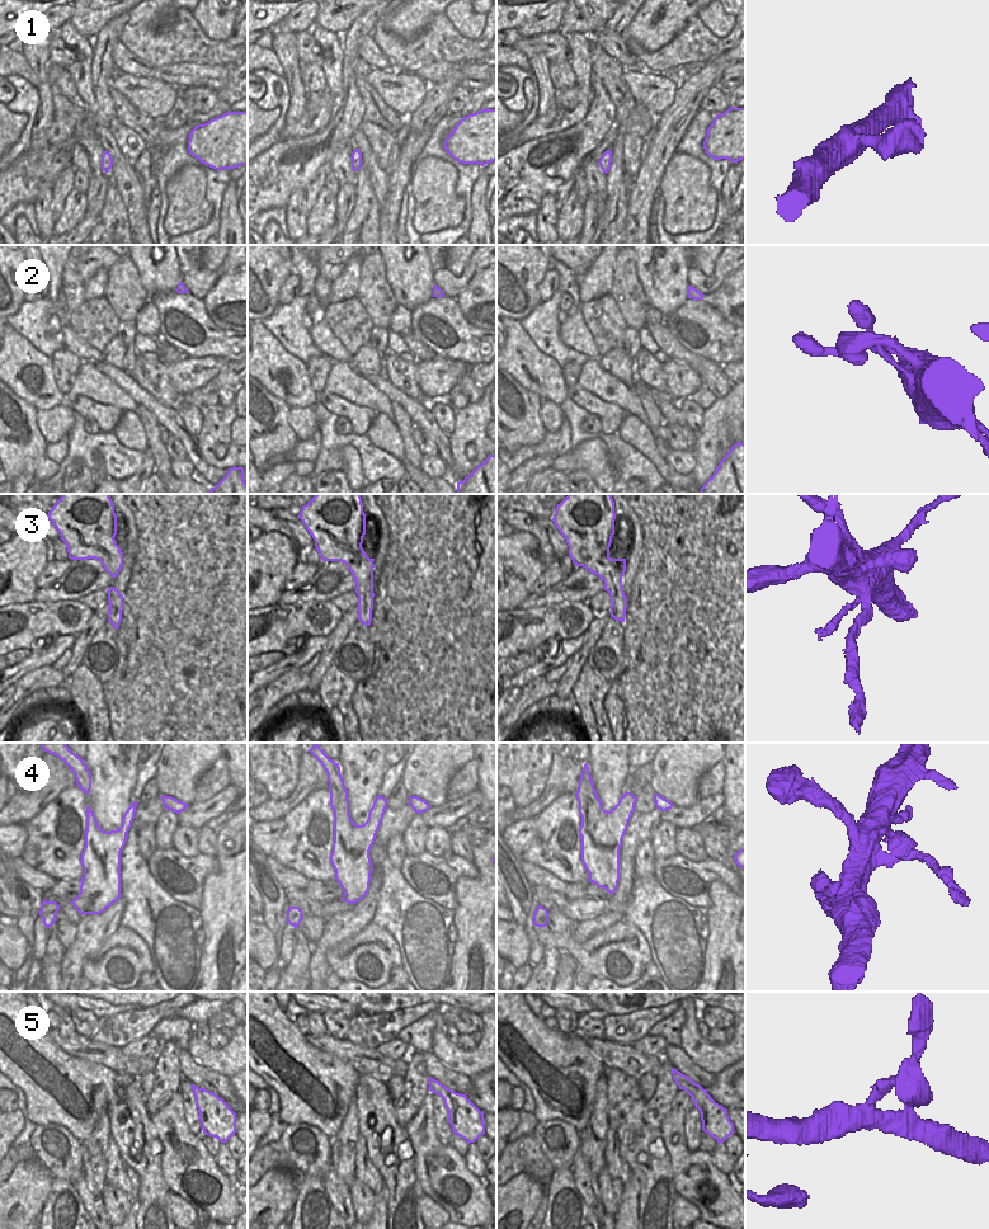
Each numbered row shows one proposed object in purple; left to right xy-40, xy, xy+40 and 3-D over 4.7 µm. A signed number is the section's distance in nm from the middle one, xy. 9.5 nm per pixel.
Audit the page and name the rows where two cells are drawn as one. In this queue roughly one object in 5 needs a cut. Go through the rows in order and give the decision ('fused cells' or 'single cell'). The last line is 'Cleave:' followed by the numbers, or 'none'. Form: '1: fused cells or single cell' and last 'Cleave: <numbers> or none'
1: single cell
2: single cell
3: fused cells
4: single cell
5: single cell
Cleave: 3

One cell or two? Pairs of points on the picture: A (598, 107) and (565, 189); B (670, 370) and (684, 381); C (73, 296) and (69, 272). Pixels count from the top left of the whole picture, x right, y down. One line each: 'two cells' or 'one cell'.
A: two cells
B: one cell
C: one cell

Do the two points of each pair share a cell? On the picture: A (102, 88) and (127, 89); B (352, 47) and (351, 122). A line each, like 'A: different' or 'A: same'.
A: different
B: same

